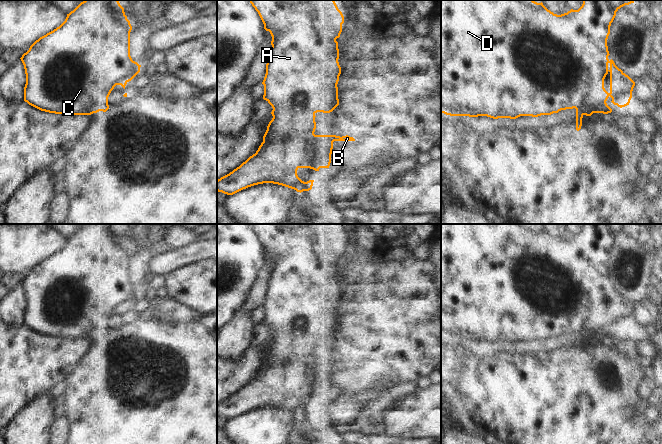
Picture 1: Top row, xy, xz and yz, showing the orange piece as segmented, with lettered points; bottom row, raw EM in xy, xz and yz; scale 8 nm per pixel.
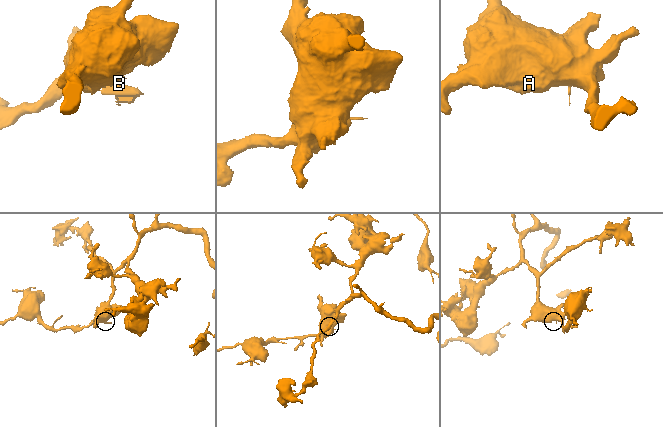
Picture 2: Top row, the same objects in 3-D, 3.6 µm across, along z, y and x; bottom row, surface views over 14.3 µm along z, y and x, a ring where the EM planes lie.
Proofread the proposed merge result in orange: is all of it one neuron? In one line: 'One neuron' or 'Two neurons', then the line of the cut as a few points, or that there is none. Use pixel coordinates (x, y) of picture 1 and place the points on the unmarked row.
Two neurons. Split along xz (314, 359), (314, 370), (324, 381), (329, 380).

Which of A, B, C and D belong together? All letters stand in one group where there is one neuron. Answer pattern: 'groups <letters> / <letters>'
groups A C D / B

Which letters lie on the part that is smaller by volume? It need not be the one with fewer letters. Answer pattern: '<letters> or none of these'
B

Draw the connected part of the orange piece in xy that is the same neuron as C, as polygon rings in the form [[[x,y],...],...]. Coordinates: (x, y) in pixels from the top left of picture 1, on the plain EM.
[[[84,224],[67,238],[65,245],[40,261],[20,282],[25,293],[24,325],[45,336],[63,339],[89,339],[90,332],[108,329],[108,321],[116,309],[124,313],[140,291],[130,280],[132,250],[118,224]]]

